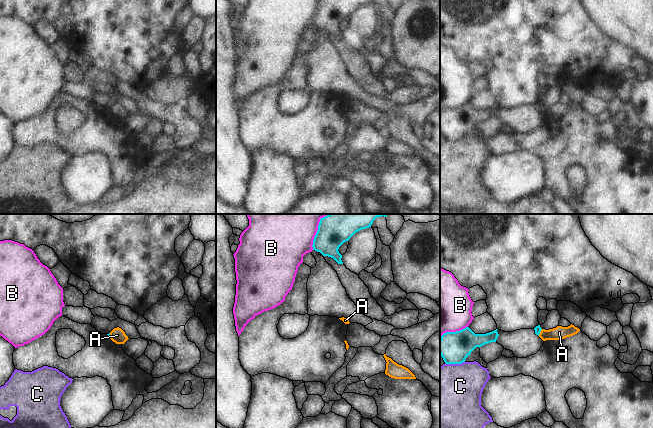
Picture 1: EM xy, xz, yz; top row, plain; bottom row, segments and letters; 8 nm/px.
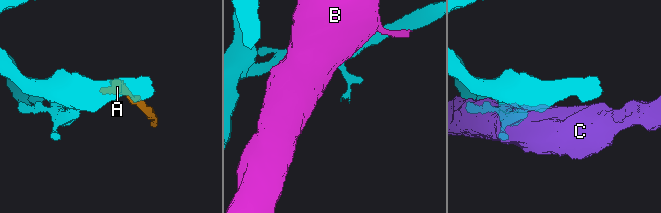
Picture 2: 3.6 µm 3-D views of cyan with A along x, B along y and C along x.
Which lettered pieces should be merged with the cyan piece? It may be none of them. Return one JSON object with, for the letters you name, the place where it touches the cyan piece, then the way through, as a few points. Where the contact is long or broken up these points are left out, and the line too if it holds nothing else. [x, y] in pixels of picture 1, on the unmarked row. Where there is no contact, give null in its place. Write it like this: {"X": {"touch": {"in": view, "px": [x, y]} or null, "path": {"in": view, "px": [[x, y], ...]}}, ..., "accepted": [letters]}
{"A": {"touch": {"in": "yz", "px": [540, 107]}, "path": {"in": "yz", "px": [[537, 105], [540, 107], [559, 108]]}}, "accepted": ["A"]}

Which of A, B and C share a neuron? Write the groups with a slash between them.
A / B / C

